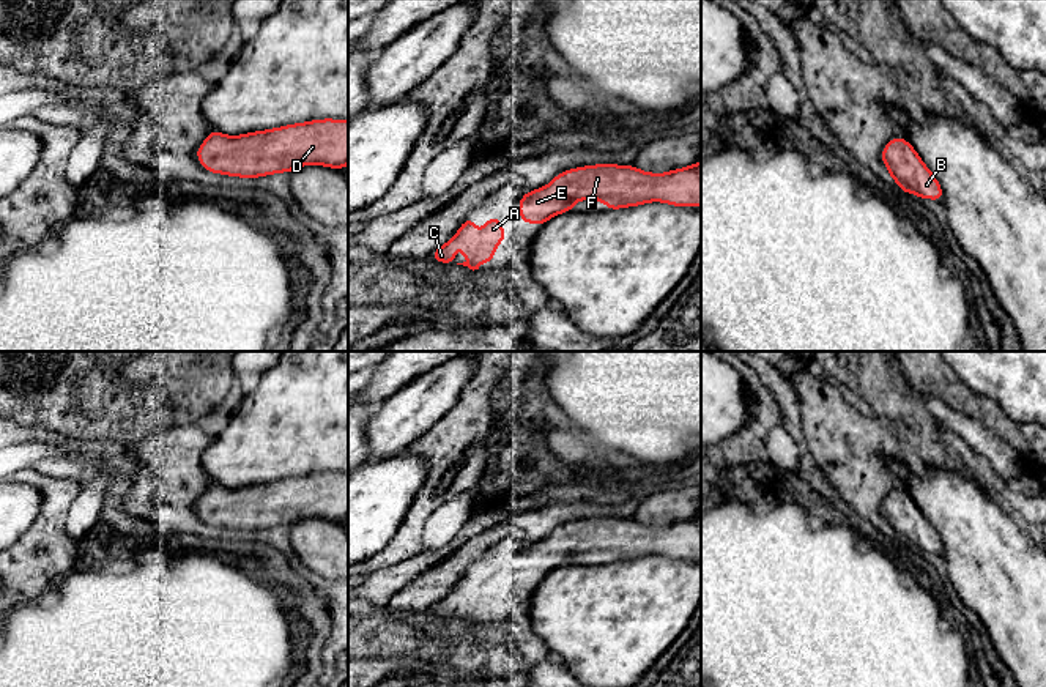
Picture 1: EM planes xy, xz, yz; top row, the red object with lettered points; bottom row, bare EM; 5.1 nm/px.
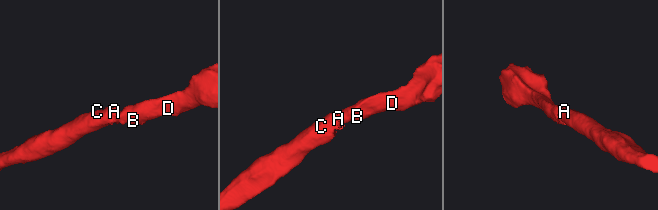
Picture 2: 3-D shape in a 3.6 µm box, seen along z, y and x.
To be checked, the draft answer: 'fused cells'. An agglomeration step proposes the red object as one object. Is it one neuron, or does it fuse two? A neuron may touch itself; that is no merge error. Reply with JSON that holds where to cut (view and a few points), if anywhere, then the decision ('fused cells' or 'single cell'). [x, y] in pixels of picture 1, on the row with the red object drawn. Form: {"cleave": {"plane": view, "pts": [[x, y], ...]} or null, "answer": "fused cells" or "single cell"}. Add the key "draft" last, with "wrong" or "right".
{"cleave": null, "answer": "single cell", "draft": "wrong"}

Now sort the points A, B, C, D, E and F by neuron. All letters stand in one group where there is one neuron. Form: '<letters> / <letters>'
A B C D E F

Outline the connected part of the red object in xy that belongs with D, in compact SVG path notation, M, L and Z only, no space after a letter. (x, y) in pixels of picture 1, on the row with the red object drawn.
M312 120L241 136L211 129L195 154L205 170L241 178L291 173L299 165L342 170L348 164L348 120Z

